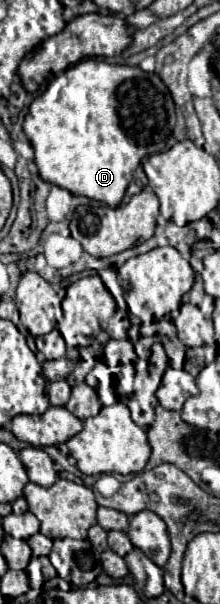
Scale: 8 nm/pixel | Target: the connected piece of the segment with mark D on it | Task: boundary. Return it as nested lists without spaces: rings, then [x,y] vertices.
[[[80,60],[58,74],[48,88],[36,96],[24,120],[24,132],[34,148],[34,162],[42,180],[70,190],[72,194],[86,196],[108,206],[118,206],[132,180],[140,160],[150,152],[162,152],[170,138],[168,116],[164,110],[166,84],[156,74],[148,74],[138,66],[108,64],[102,60]]]

